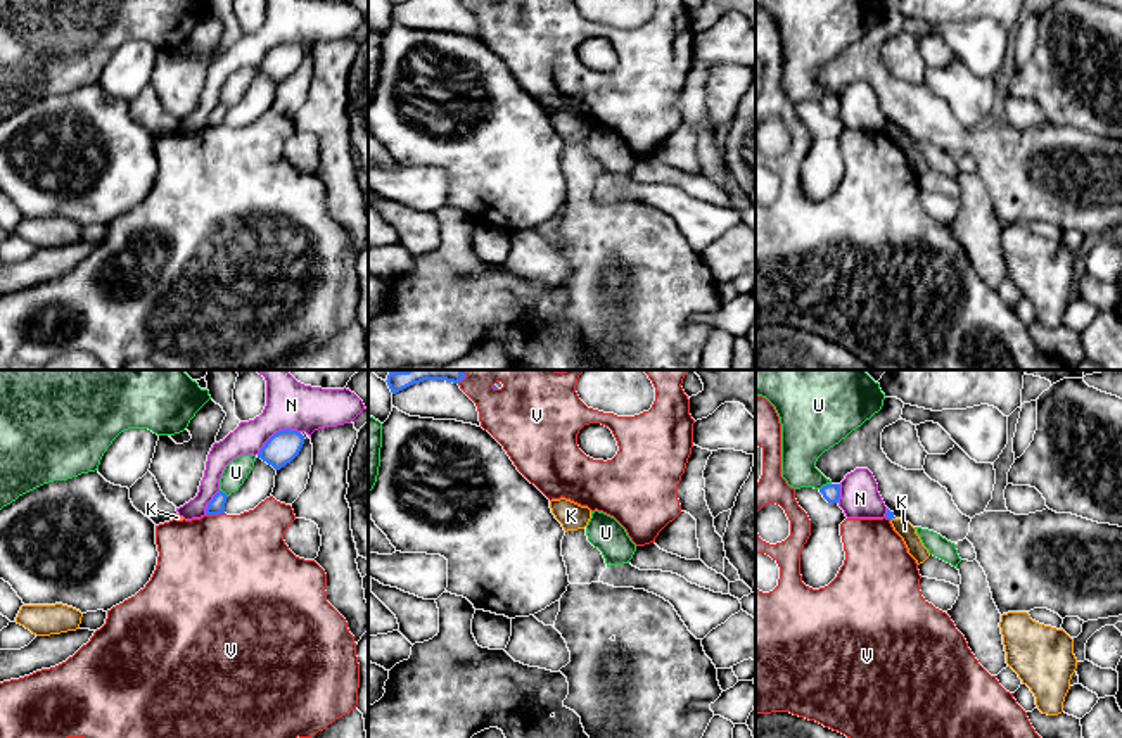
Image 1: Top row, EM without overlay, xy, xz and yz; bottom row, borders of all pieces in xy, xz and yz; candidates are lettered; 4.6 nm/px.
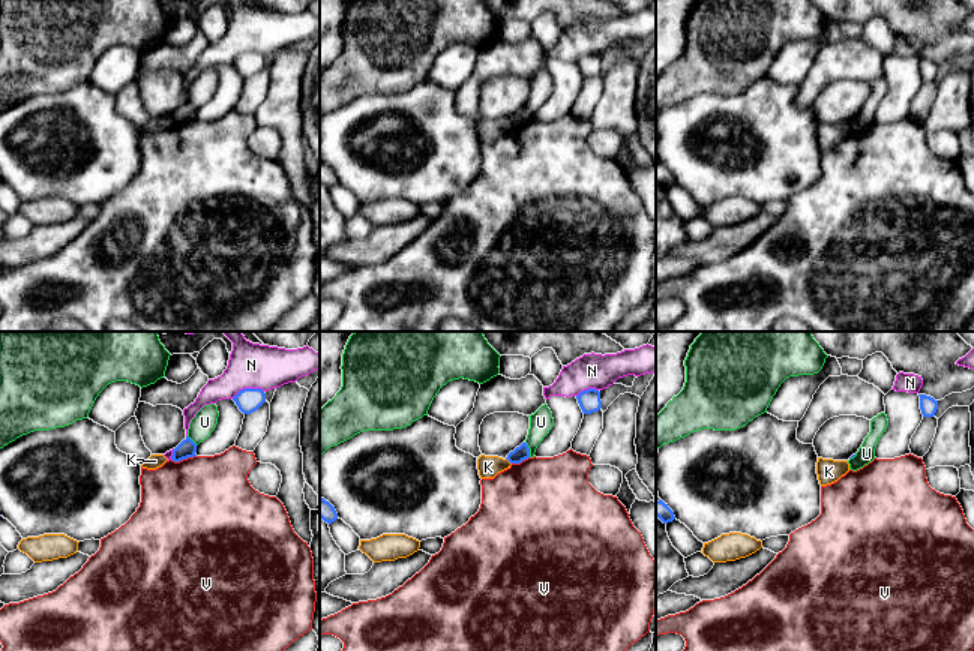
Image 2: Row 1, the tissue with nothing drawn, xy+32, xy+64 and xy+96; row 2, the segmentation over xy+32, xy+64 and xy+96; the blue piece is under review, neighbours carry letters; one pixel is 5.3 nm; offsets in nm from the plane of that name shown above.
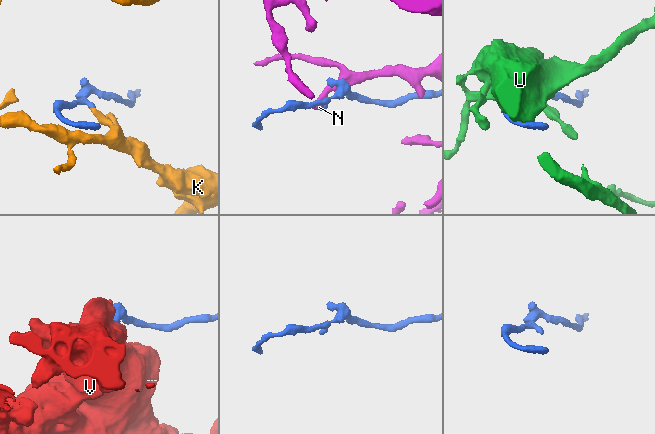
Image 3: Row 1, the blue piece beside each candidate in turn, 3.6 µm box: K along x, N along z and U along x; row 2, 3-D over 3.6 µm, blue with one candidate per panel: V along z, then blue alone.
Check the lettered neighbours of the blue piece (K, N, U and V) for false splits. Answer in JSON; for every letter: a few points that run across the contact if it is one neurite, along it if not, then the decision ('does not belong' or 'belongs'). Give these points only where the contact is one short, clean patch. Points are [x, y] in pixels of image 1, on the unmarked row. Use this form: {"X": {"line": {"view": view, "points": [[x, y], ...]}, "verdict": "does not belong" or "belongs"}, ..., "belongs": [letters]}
{"K": {"line": {"view": "yz", "points": [[894, 130], [891, 133]]}, "verdict": "does not belong"}, "N": {"verdict": "does not belong"}, "U": {"verdict": "does not belong"}, "V": {"verdict": "does not belong"}, "belongs": []}

